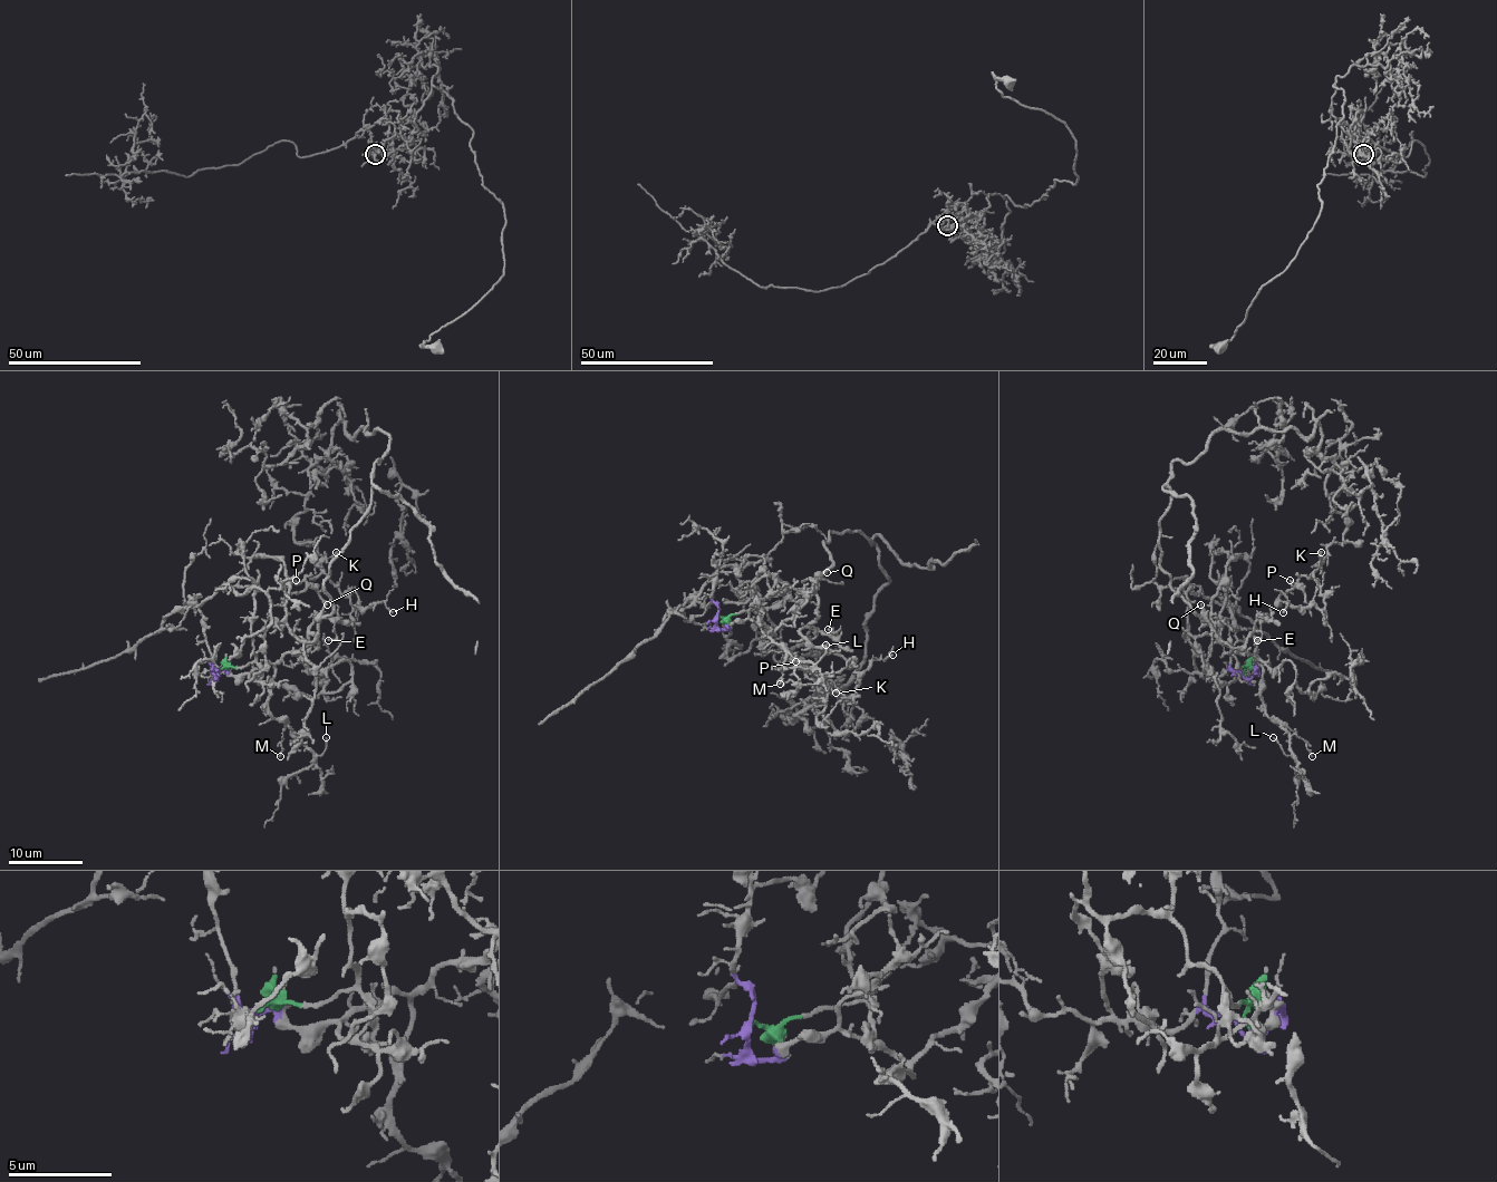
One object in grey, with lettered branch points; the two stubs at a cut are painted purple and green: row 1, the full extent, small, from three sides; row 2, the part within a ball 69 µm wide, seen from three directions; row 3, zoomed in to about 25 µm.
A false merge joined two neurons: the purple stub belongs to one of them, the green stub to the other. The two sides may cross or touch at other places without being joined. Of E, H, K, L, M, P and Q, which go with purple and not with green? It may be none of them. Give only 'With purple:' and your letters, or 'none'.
With purple: E, H, K, L, M, P, Q

